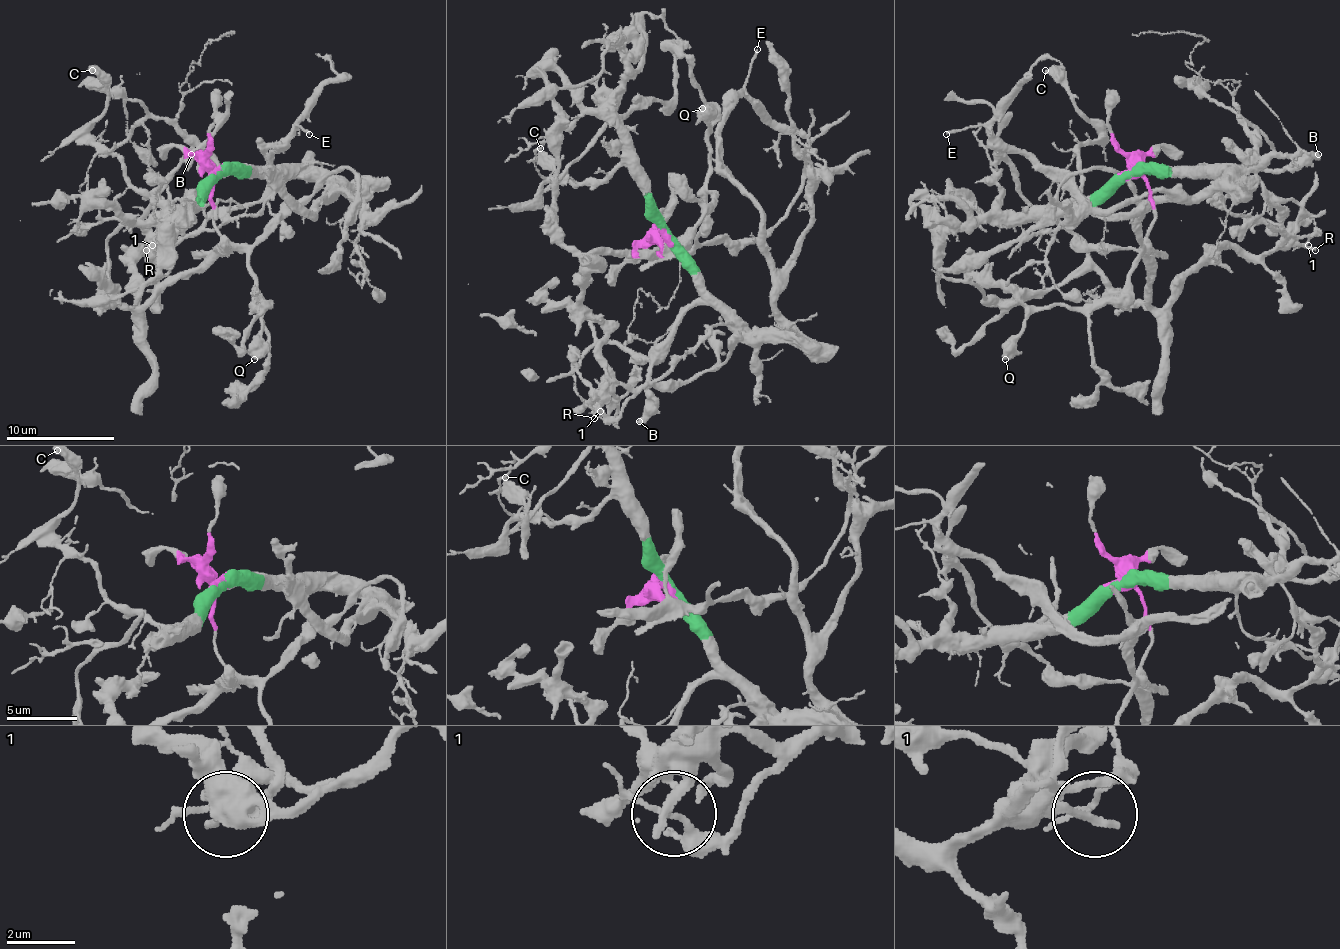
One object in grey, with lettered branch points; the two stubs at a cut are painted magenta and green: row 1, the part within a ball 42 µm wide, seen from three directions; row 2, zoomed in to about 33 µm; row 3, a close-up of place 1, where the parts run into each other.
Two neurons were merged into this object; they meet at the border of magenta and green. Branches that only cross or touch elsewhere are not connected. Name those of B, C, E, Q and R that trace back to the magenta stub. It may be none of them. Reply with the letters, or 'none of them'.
Q, R

